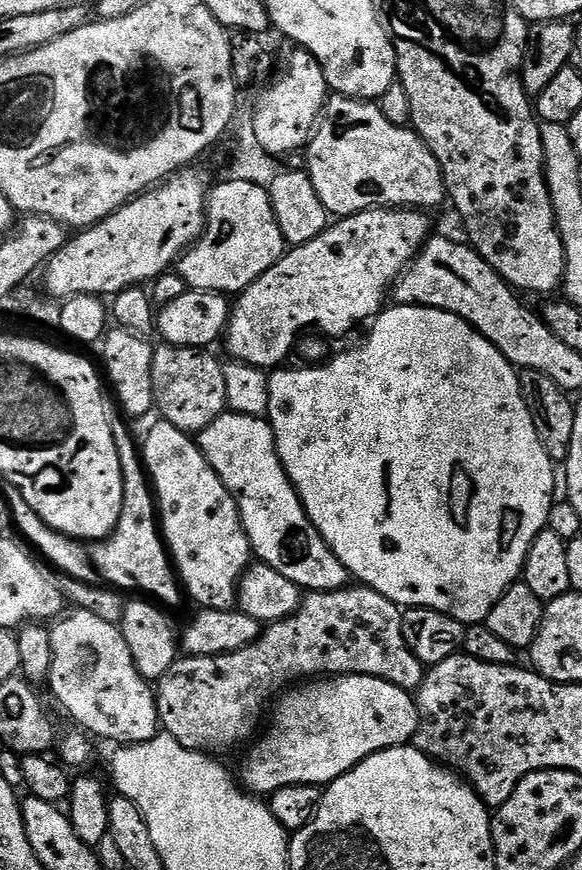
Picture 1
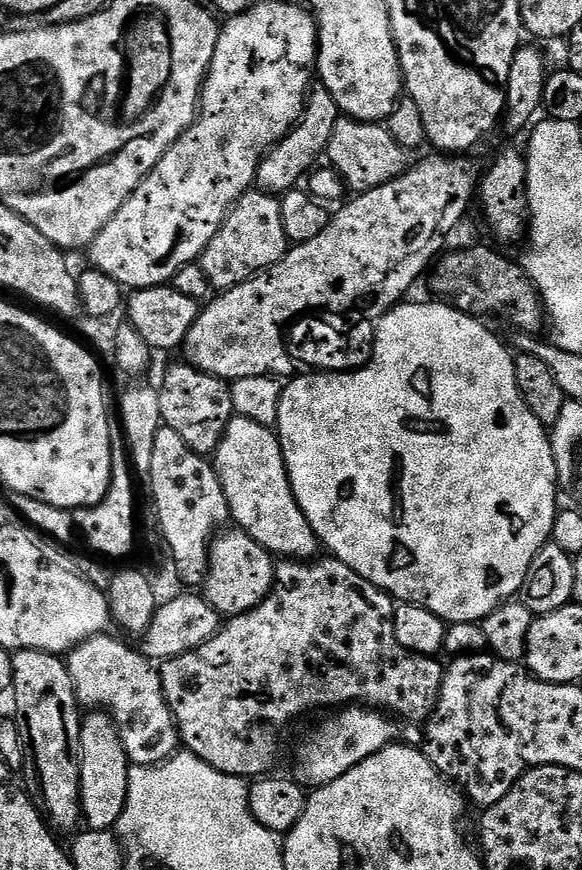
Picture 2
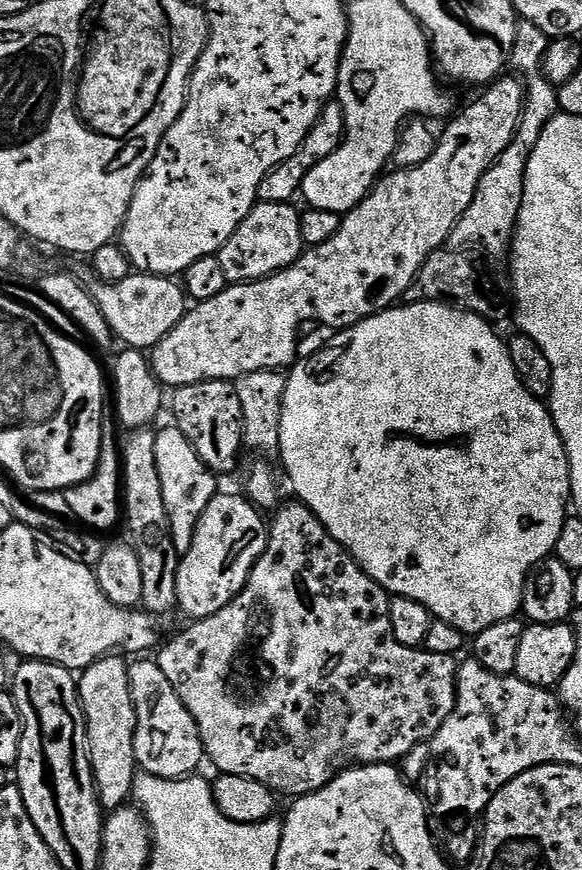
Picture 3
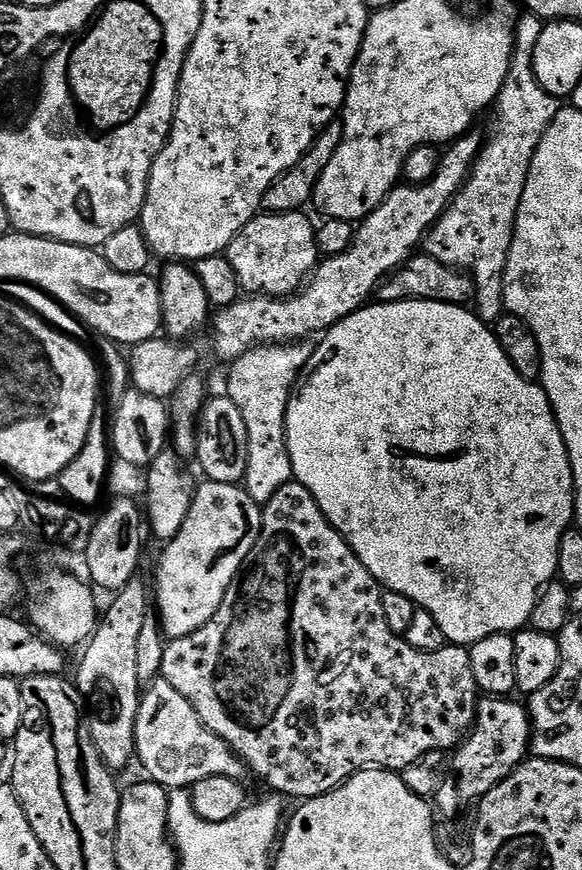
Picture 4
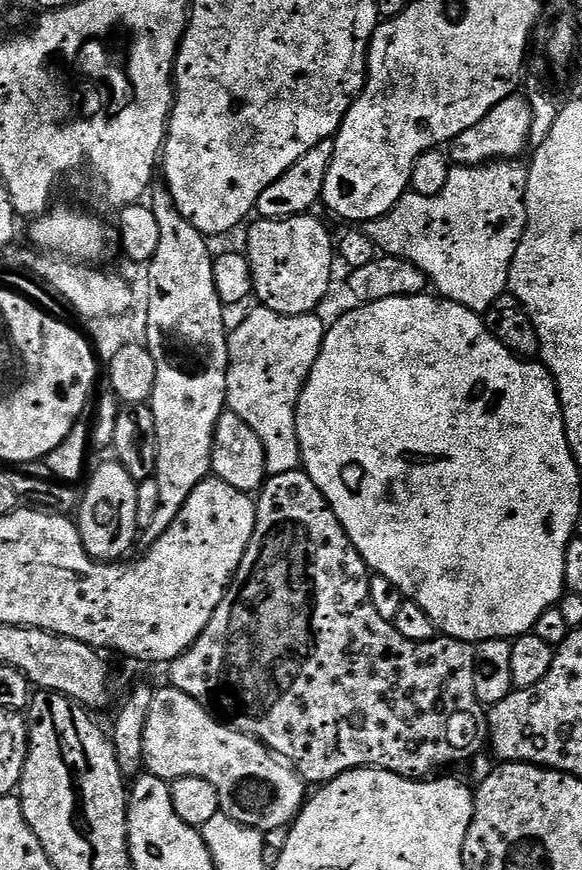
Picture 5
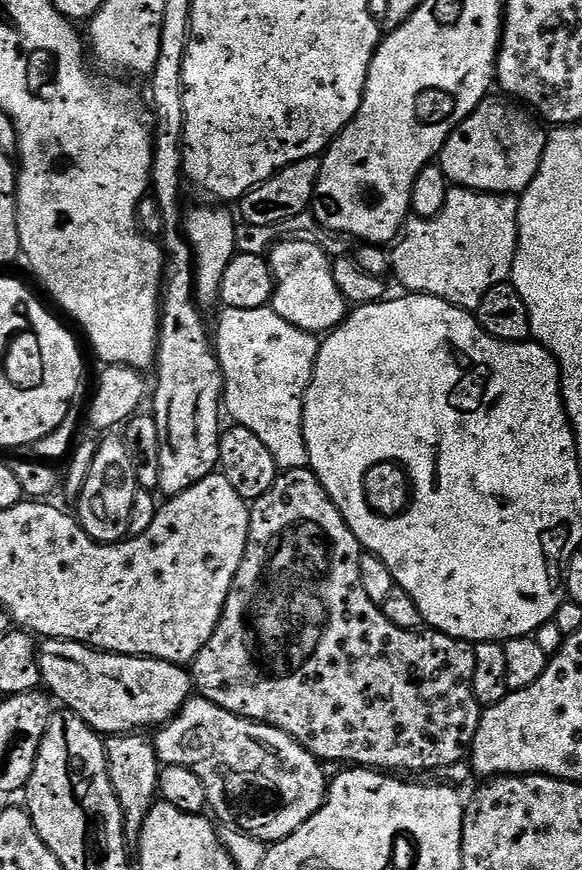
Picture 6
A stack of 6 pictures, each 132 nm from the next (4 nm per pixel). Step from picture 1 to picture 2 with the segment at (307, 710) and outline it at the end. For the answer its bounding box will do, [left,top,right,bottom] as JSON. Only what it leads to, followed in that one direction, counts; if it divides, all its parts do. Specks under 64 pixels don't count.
[294,706,397,790]

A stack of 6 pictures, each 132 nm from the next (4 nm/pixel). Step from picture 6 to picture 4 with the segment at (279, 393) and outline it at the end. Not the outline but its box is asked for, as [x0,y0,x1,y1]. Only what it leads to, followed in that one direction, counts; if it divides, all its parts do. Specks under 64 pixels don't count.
[226,342,314,506]

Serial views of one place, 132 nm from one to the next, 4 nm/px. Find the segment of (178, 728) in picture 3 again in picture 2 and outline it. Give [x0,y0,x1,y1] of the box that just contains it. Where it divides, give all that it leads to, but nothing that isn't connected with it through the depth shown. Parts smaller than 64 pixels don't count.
[66,634,181,765]

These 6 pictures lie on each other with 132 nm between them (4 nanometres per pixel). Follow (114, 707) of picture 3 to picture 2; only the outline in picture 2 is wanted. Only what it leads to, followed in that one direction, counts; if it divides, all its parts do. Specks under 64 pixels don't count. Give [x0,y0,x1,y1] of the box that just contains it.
[80,710,130,832]

